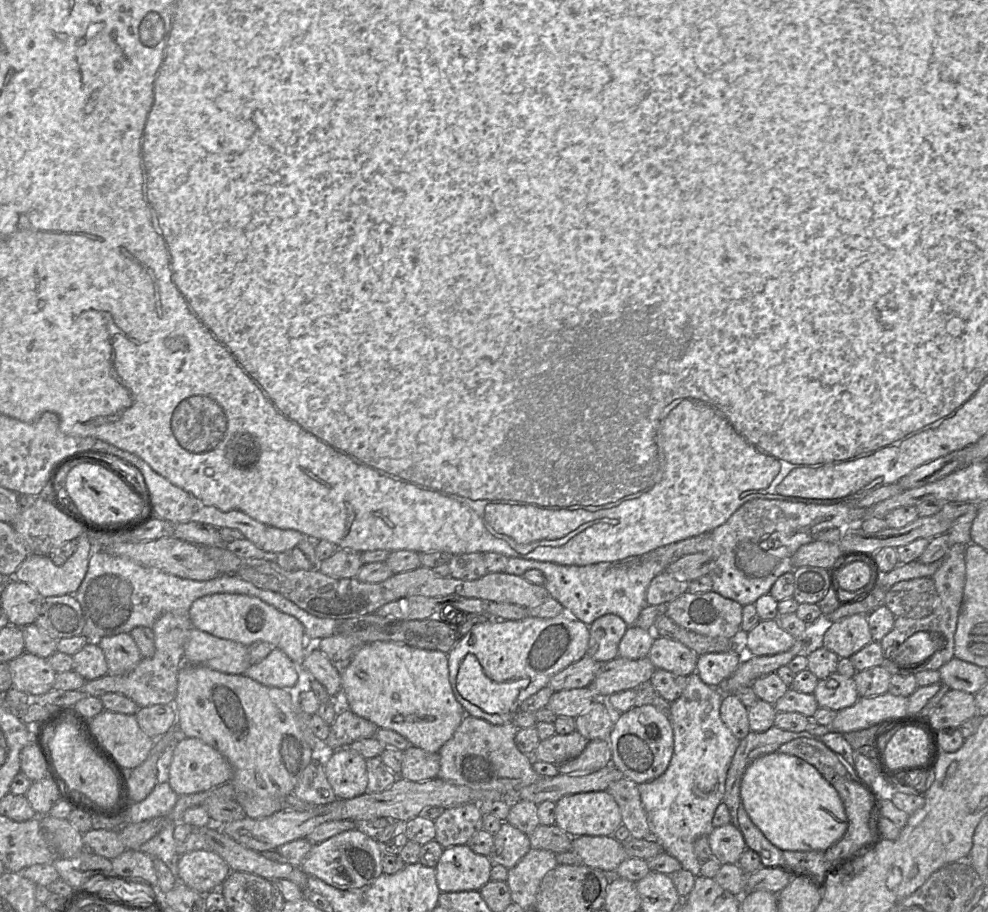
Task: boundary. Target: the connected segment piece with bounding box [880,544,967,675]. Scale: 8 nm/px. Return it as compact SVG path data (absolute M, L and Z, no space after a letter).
M954 544L941 559L941 565L932 576L937 604L932 613L923 618L896 617L893 628L880 641L884 666L892 675L916 675L925 670L938 670L954 657L954 636L962 605L966 582L966 546Z

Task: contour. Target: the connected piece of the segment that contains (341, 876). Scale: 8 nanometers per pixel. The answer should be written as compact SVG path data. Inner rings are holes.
M359 825L313 844L299 867L308 876L315 876L337 889L361 889L371 885L383 873L382 856L382 845L373 837L373 832Z

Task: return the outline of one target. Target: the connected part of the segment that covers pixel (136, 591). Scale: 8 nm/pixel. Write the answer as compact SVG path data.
M94 549L86 576L74 596L85 618L81 635L90 641L96 641L103 637L130 633L135 627L152 628L164 613L188 613L196 599L216 593L257 597L277 610L294 616L303 625L306 636L312 640L333 636L337 631L338 620L311 615L280 593L260 589L239 577L219 575L207 581L184 579L156 568L140 565L127 558L113 556L103 549Z

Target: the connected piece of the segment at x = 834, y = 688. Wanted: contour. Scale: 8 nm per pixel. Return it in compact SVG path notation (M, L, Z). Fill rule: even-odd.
M837 671L818 681L813 692L819 707L829 708L834 711L852 706L859 698L853 677L846 677Z

